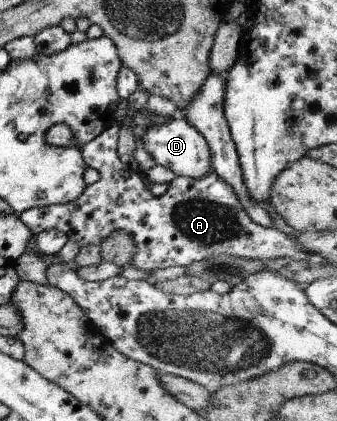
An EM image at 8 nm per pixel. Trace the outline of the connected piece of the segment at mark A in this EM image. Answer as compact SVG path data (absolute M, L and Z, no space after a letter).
M117 121L110 125L103 133L100 133L93 141L89 143L78 145L79 152L82 153L83 159L88 167L92 167L97 169L100 173L100 179L91 184L86 186L86 190L79 196L74 202L68 204L59 204L59 205L50 205L50 206L43 206L40 208L31 208L27 211L24 211L22 214L19 215L21 221L27 226L30 227L33 235L41 233L45 230L56 229L68 235L69 239L73 239L77 241L77 243L81 247L85 247L85 245L100 245L102 241L105 241L108 236L111 236L115 232L125 232L129 237L132 238L133 243L136 245L136 254L134 260L132 261L132 266L136 267L137 269L144 269L147 270L157 270L159 268L168 268L171 266L181 266L186 267L190 263L195 263L205 259L207 256L212 255L219 255L219 254L227 254L232 256L237 256L240 258L247 258L252 260L263 260L263 261L270 261L276 260L277 258L291 258L294 260L307 261L307 262L314 262L315 260L320 260L320 258L314 258L314 256L310 255L309 252L306 252L302 246L300 246L294 239L295 237L292 235L286 235L281 231L277 230L276 227L273 228L266 228L258 223L255 223L250 217L249 214L245 211L245 208L241 205L239 198L235 195L235 190L225 181L220 178L212 167L212 172L206 177L201 178L200 180L194 180L185 176L176 176L175 179L168 185L167 192L162 196L154 196L151 194L150 187L144 183L141 174L139 173L140 168L136 172L132 172L131 170L127 169L124 173L122 170L123 163L119 160L119 156L117 156L117 138L119 135L119 128Z

